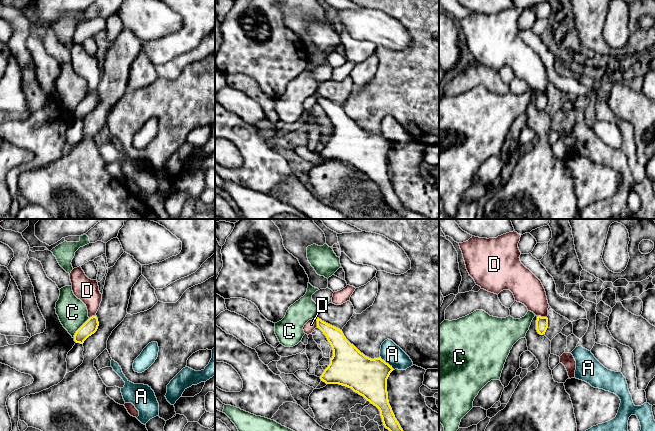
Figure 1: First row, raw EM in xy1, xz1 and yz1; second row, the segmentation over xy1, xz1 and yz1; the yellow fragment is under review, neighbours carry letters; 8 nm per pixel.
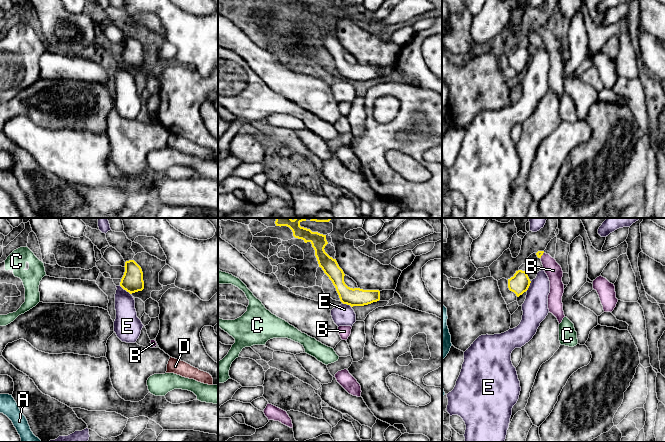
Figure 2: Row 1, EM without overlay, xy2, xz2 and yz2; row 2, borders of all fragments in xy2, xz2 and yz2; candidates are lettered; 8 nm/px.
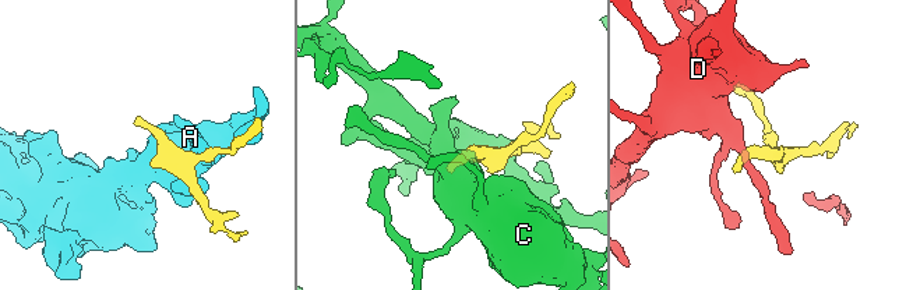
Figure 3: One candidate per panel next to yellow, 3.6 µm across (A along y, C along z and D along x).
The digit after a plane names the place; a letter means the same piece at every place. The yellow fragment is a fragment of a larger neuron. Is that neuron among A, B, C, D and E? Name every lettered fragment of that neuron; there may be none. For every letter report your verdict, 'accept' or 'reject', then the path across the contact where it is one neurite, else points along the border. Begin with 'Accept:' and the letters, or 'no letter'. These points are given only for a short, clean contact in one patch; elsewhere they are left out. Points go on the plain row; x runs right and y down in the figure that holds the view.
Accept: B
A: reject
B: accept; way yz2 (539, 29), (542, 30), (553, 46)
C: reject; border xy1 (89, 94), (76, 107), (73, 113)
D: reject; border yz1 (537, 91), (546, 93)
E: reject; border xy2 (119, 61), (130, 70)

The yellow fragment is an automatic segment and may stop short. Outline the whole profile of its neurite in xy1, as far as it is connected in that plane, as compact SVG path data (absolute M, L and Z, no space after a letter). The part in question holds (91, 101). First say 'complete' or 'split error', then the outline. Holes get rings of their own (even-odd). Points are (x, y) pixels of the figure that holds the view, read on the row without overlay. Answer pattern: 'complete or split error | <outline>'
complete | M97 92L90 93L75 109L74 117L83 120L84 117L94 110L99 102Z

